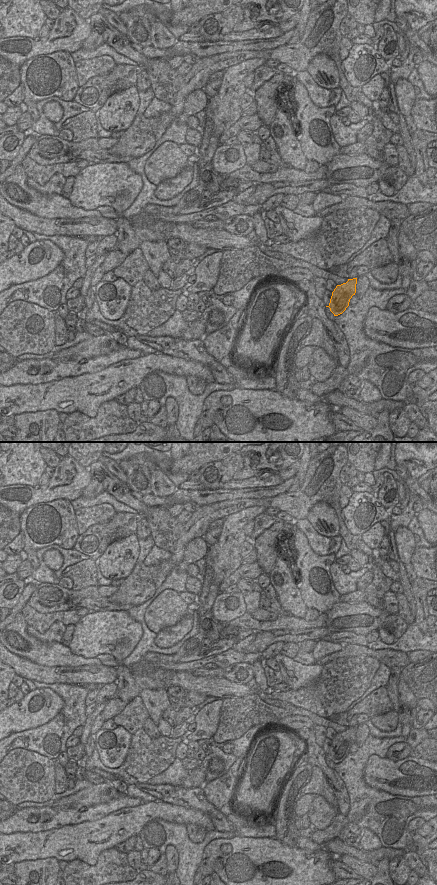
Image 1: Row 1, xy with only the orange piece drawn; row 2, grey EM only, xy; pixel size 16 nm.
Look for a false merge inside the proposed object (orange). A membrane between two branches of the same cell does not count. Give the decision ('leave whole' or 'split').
leave whole

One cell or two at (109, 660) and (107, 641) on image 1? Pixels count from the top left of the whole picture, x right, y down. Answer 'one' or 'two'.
two

